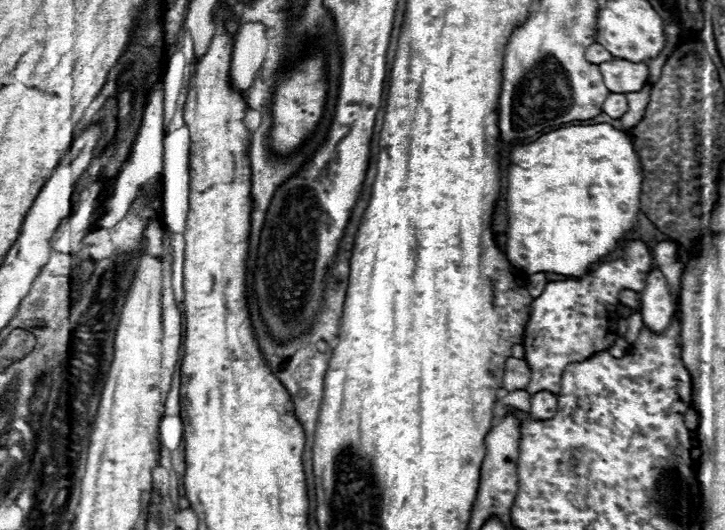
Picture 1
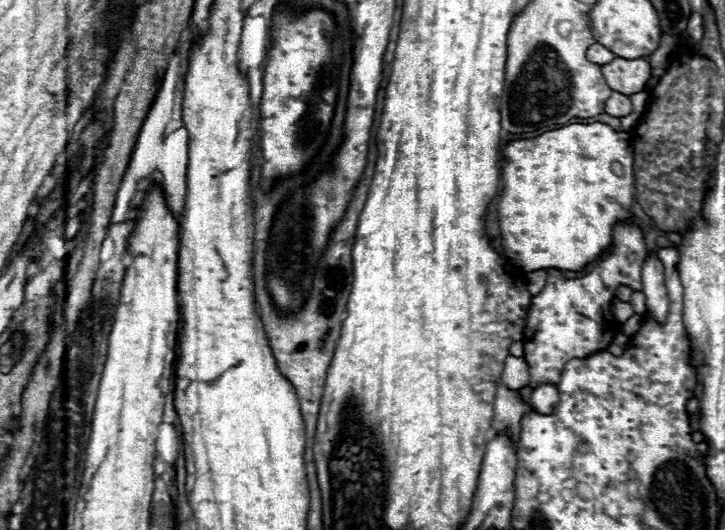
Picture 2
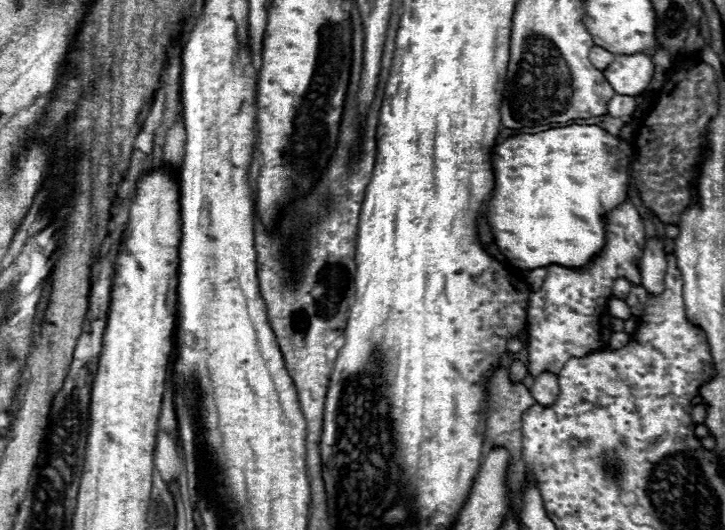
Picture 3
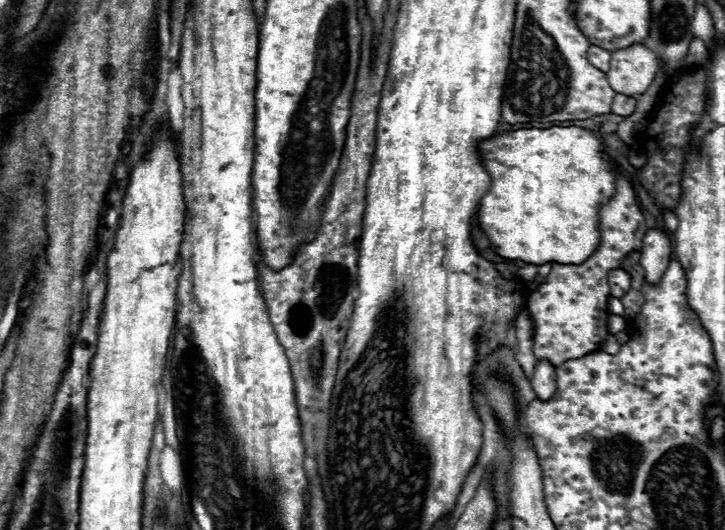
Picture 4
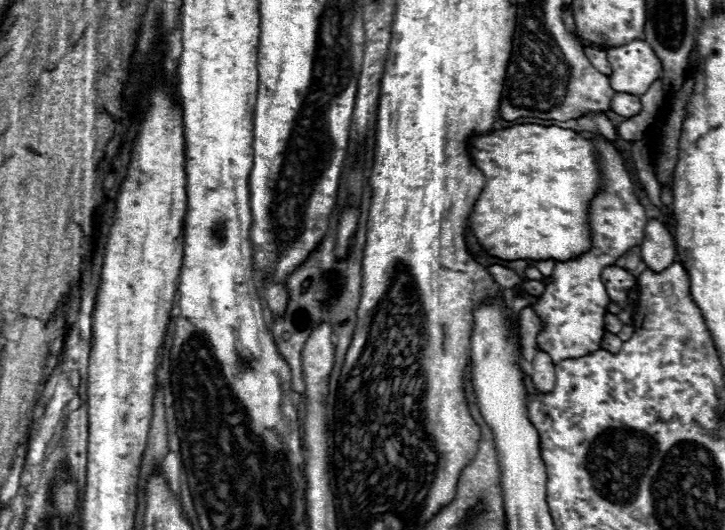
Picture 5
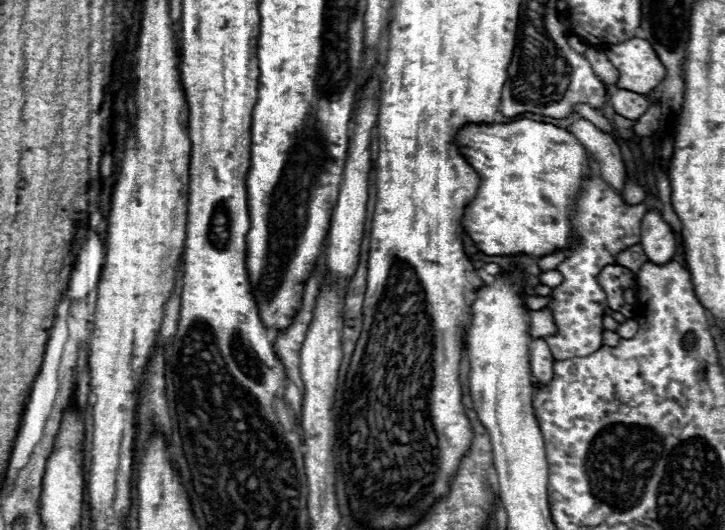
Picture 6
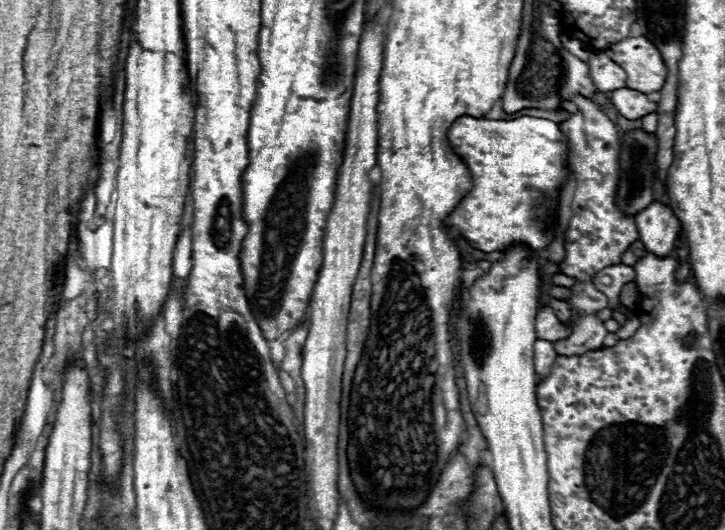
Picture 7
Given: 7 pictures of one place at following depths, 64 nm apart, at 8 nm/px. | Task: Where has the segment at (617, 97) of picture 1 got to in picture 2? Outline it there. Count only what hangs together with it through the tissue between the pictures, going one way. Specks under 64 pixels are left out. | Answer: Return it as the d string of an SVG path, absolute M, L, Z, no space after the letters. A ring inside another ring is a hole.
M612 92L612 96L606 100L606 106L604 106L604 112L614 118L622 118L622 116L630 114L630 110L632 110L630 98L624 94L618 94L618 92Z

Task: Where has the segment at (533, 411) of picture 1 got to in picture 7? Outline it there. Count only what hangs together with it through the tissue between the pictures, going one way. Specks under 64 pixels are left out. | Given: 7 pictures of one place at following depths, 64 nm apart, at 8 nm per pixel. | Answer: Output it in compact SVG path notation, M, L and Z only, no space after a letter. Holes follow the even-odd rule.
M536 340L534 342L534 372L540 378L546 378L552 370L552 364L556 360L556 352L552 348L552 342L548 340Z

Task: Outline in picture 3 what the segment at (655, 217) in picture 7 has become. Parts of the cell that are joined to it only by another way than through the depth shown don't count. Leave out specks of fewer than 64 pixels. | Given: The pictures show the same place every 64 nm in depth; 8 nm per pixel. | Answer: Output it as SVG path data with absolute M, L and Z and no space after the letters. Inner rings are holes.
M654 238L648 240L640 264L642 286L650 296L660 296L664 292L664 274L666 274L666 252L664 244Z

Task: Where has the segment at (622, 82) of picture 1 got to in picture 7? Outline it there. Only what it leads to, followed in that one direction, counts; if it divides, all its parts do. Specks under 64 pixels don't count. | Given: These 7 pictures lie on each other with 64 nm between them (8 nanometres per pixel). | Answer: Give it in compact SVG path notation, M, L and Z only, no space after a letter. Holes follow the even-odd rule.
M644 36L612 44L606 48L606 54L626 72L628 88L646 94L662 88L668 72L666 64L656 46Z

